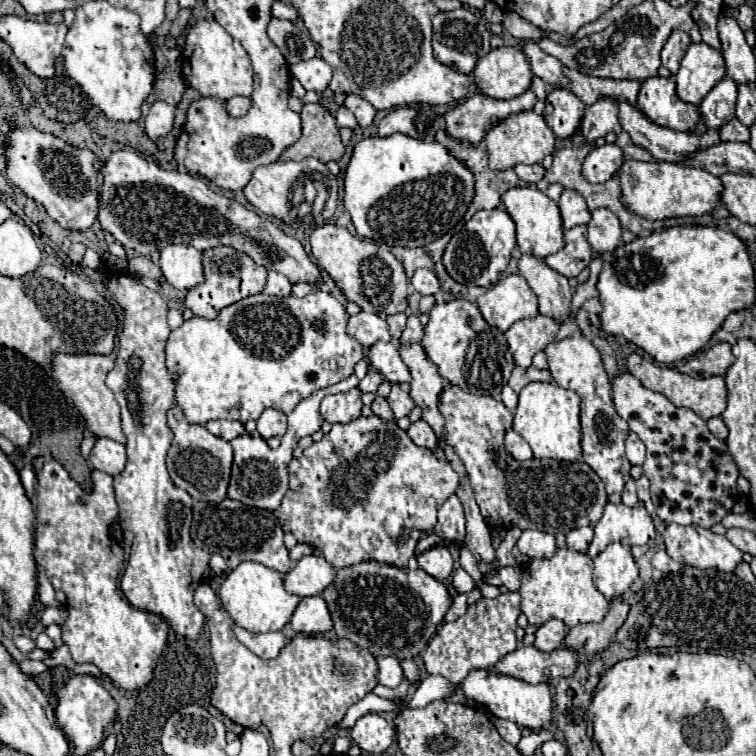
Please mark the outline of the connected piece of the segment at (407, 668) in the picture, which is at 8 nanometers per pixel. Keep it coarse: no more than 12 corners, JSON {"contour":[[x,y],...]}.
{"contour":[[413,659],[401,661],[403,677],[421,683],[421,667]]}

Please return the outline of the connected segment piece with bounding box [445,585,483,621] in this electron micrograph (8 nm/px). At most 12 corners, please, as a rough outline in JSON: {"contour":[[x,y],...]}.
{"contour":[[481,587],[453,597],[445,621],[455,621],[481,599]]}

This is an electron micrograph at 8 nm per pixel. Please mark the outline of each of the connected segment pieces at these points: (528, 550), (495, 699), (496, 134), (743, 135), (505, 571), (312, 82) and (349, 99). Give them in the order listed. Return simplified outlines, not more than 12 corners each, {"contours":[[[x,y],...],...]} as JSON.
{"contours":[[[521,533],[517,547],[533,557],[553,557],[555,535]],[[479,669],[469,699],[495,717],[537,731],[551,723],[547,683],[529,685]],[[535,111],[509,115],[485,137],[491,171],[541,163],[555,135]],[[731,119],[719,129],[723,141],[749,141],[749,127]],[[503,567],[484,583],[505,586],[511,592],[521,586],[520,567]],[[321,57],[291,65],[305,89],[327,89],[331,67]],[[347,95],[345,107],[357,117],[359,127],[369,127],[375,107],[359,95]]]}

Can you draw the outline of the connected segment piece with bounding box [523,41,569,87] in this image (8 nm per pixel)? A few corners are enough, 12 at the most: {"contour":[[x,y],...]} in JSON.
{"contour":[[535,41],[523,51],[533,73],[547,85],[565,87],[559,59],[543,53]]}

